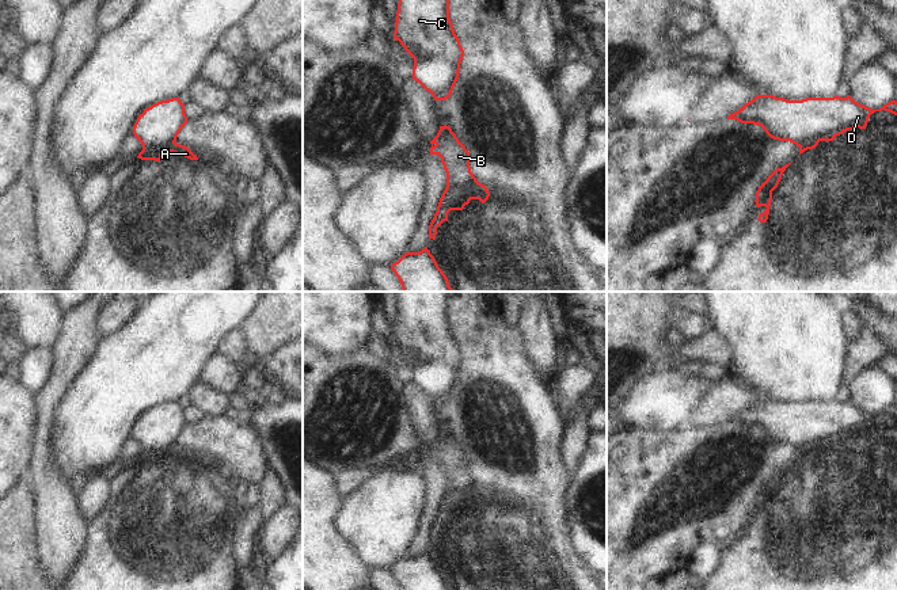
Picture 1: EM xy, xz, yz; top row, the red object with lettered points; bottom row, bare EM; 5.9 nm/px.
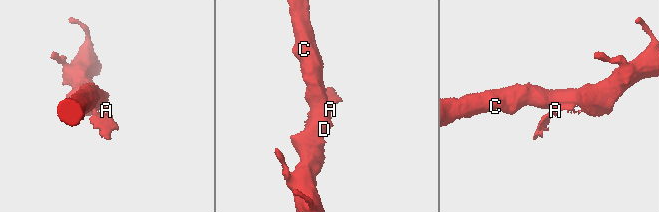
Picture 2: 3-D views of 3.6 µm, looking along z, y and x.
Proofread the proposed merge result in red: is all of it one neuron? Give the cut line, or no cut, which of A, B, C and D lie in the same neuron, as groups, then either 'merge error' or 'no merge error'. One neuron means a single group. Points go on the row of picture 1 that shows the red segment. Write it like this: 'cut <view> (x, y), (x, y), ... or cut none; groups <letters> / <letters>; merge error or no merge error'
cut xy (174, 141), (166, 152); groups A / B C D; merge error

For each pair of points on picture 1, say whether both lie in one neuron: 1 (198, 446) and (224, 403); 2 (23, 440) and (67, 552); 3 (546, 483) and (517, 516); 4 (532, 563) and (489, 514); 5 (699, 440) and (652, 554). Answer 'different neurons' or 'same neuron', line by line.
1: different neurons
2: different neurons
3: same neuron
4: same neuron
5: same neuron

